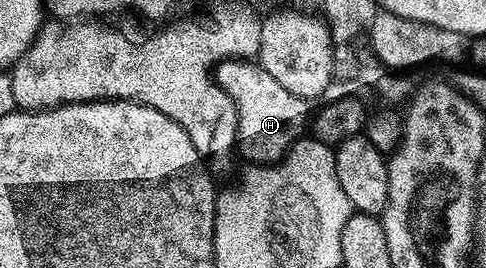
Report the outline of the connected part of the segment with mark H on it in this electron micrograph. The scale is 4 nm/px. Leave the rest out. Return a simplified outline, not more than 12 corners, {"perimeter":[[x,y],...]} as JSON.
{"perimeter":[[256,62],[215,78],[237,106],[239,151],[276,165],[306,134],[310,104]]}

